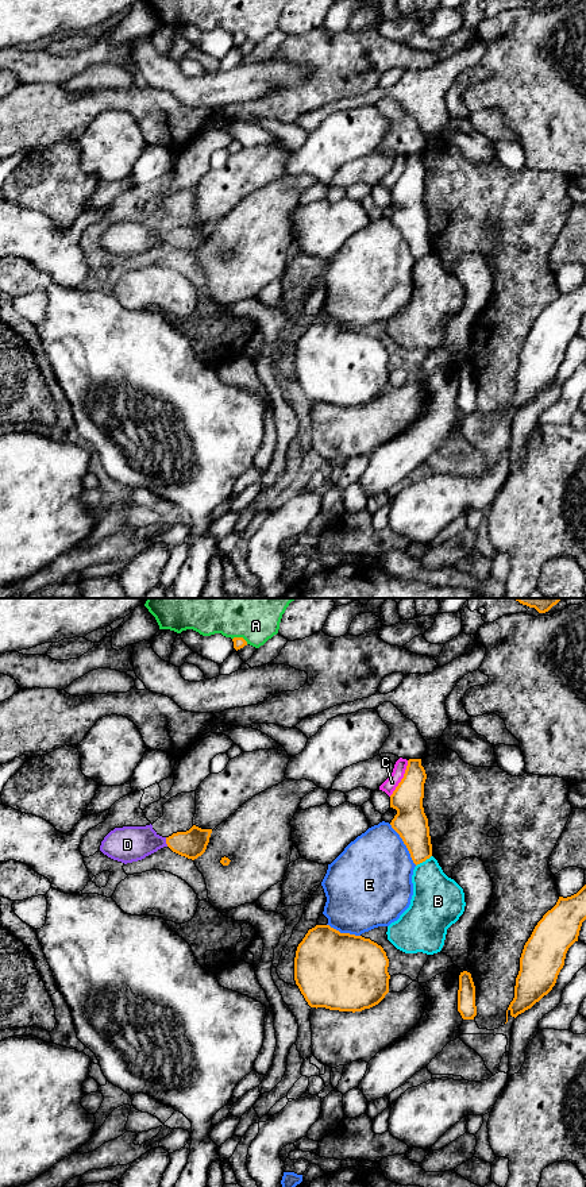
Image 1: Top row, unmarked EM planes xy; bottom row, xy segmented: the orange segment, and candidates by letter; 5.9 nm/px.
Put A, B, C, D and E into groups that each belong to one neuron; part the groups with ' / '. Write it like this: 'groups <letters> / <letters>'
groups A / B / C / D / E

